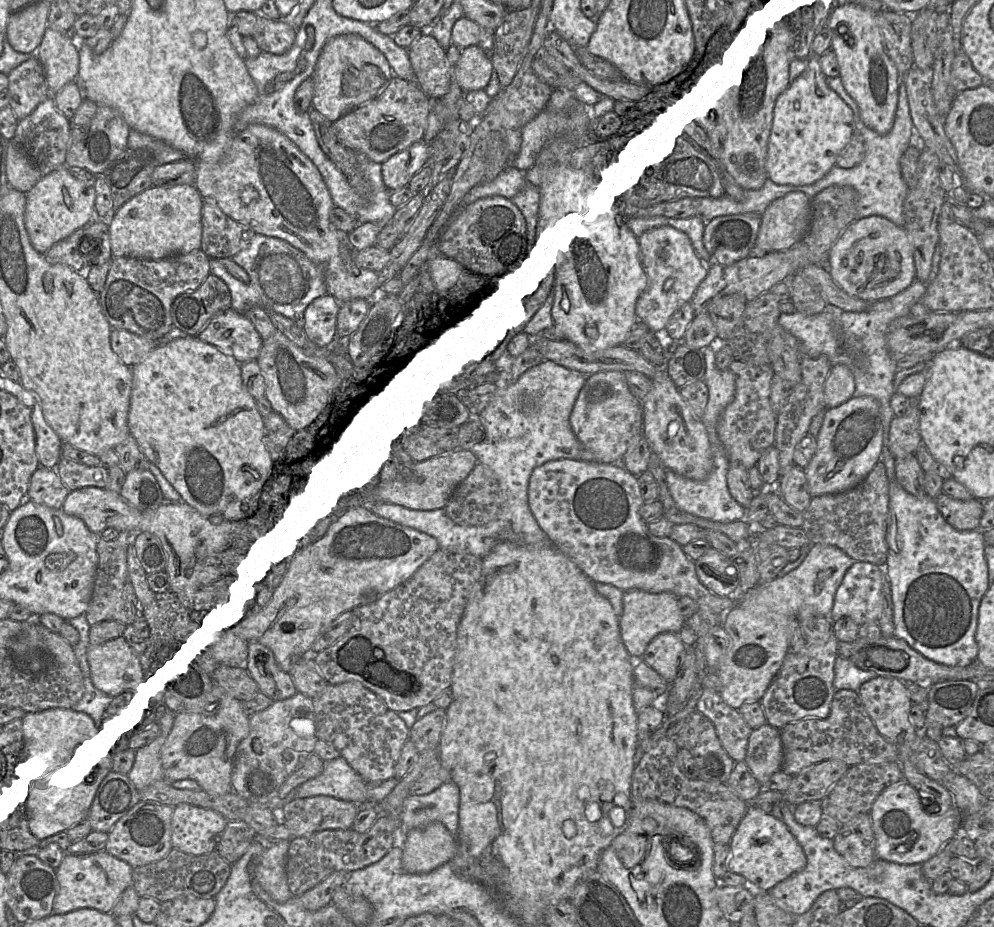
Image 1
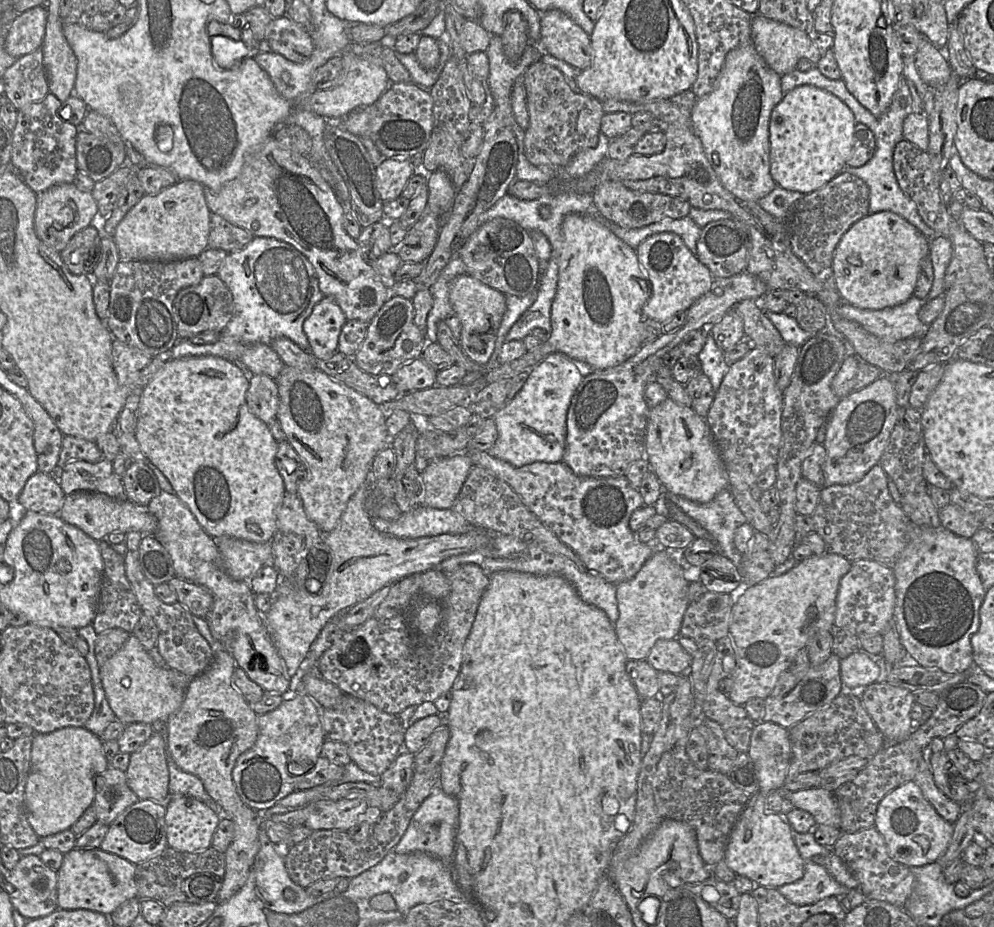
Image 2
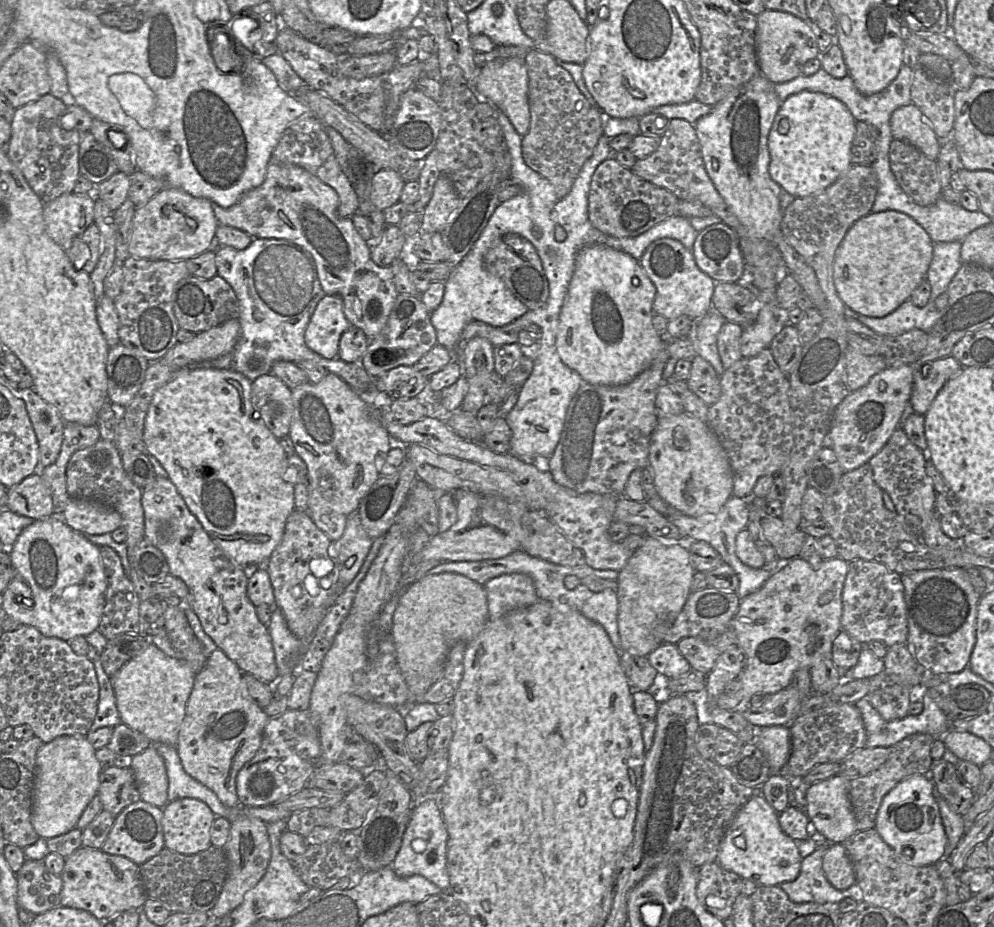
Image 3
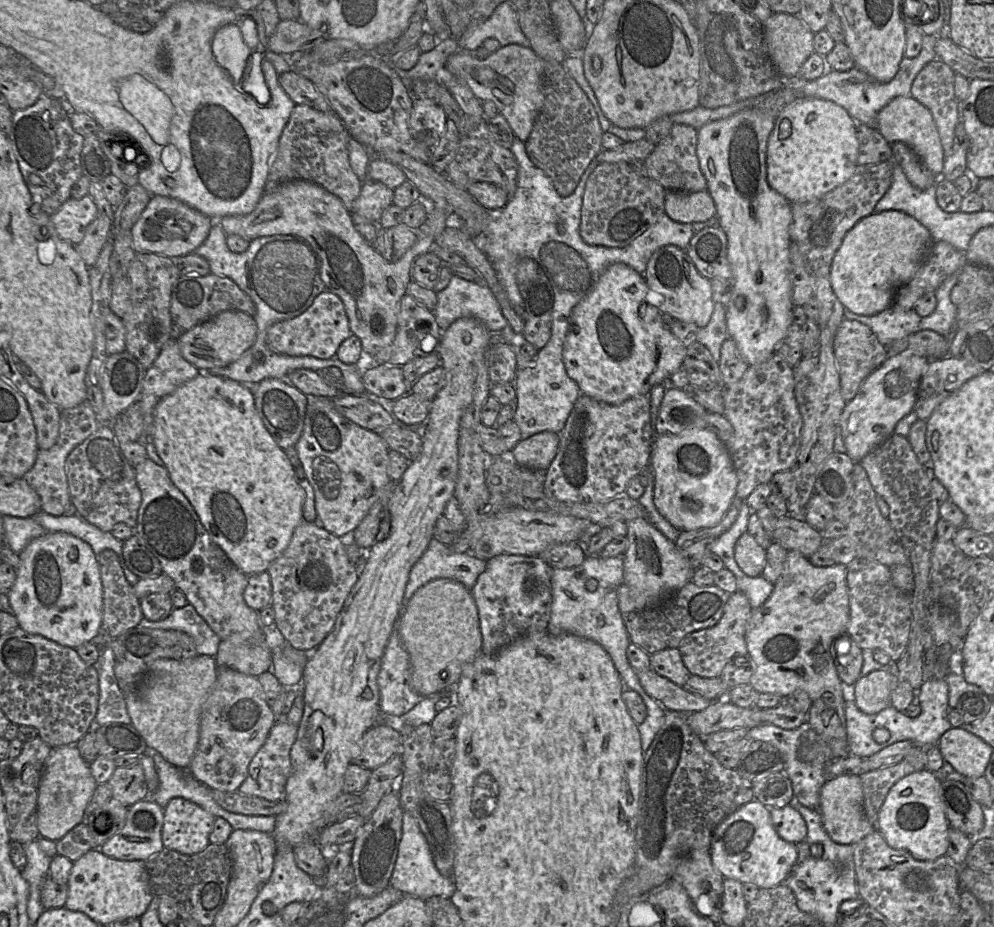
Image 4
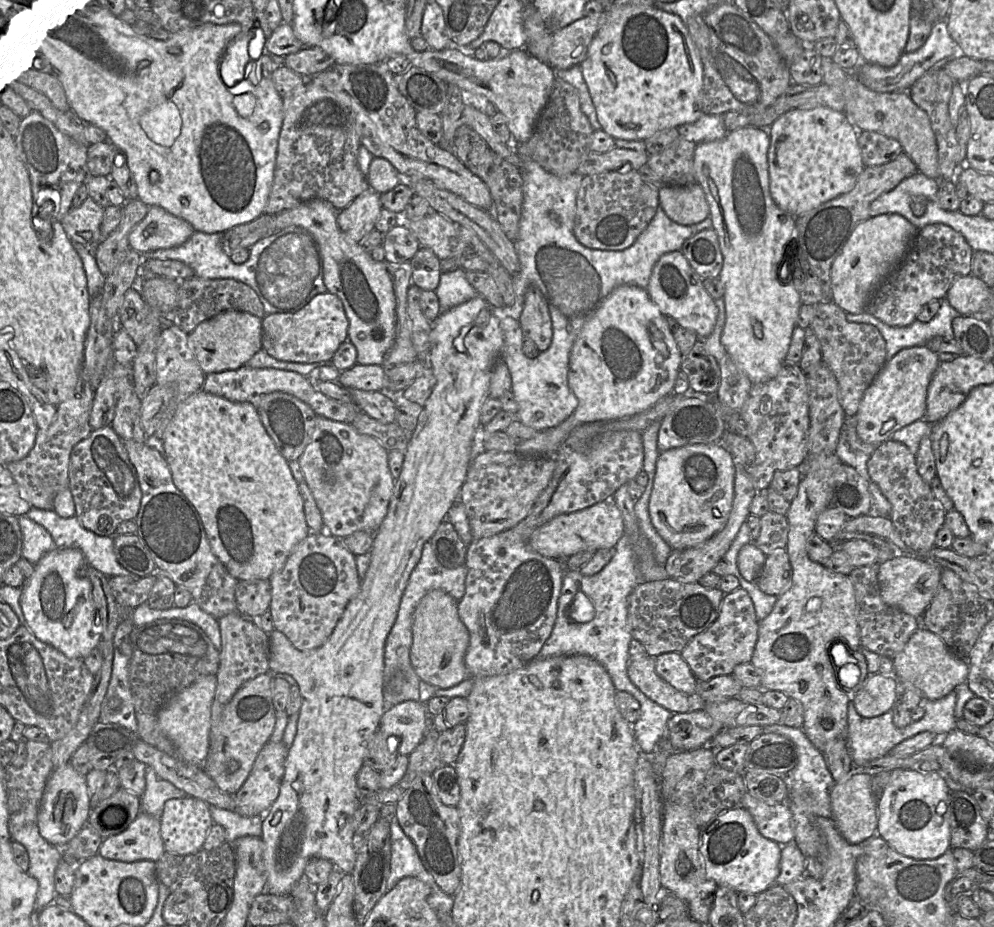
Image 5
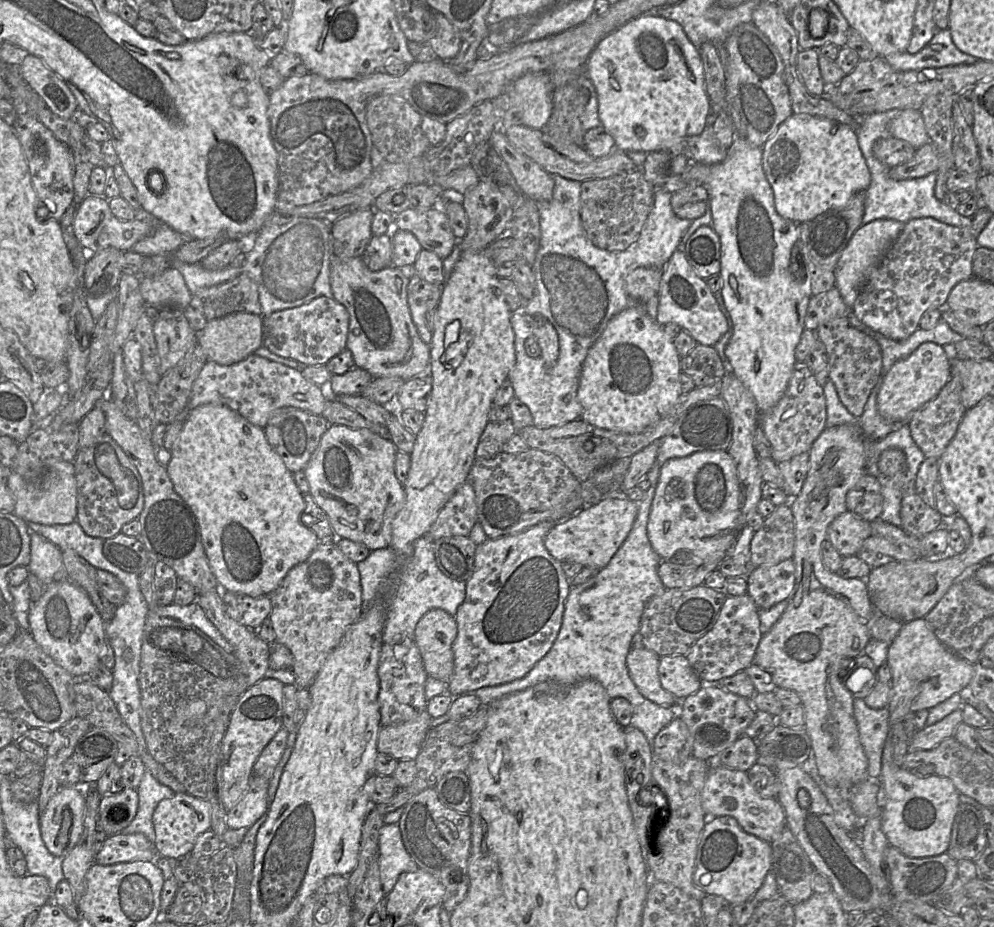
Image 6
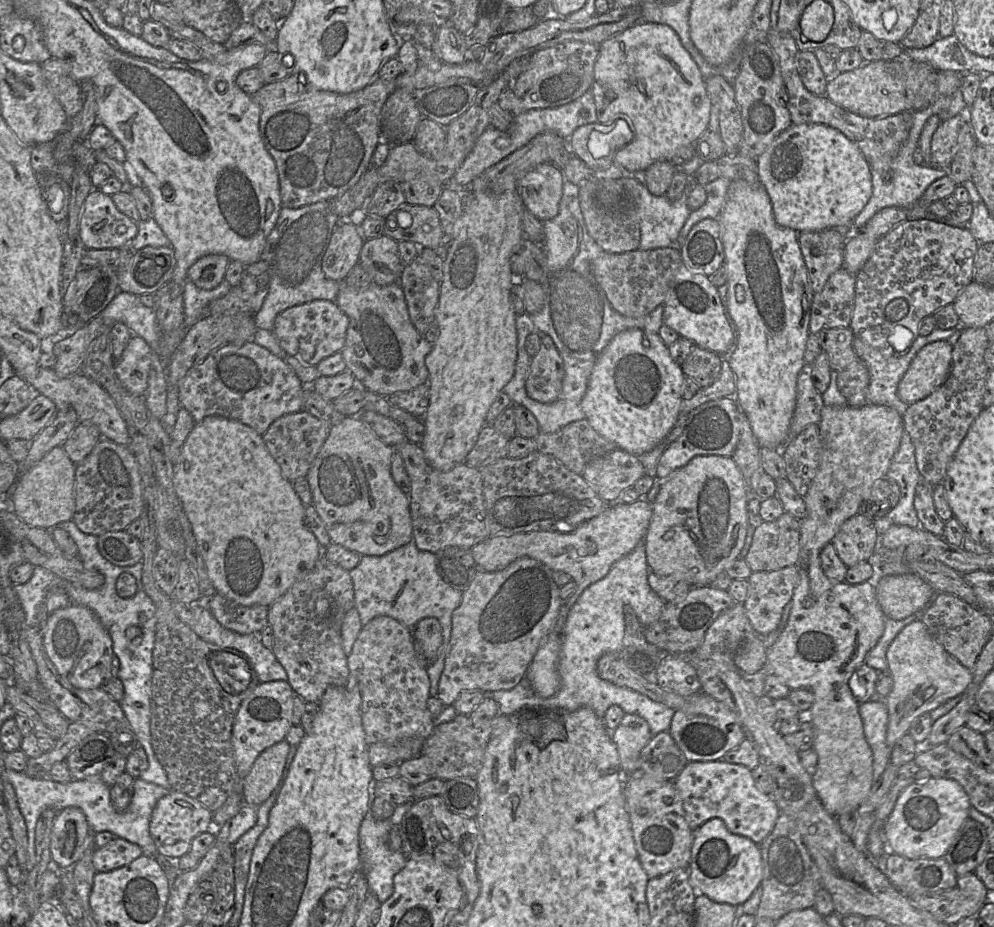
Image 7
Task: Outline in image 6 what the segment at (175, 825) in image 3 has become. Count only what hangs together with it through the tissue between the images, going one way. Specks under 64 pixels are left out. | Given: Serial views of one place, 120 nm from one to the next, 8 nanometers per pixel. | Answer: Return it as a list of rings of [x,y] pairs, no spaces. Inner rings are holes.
[[[176,793],[172,798],[161,800],[152,817],[155,829],[155,852],[165,858],[189,855],[198,838],[211,829],[211,805],[207,800],[189,793]]]

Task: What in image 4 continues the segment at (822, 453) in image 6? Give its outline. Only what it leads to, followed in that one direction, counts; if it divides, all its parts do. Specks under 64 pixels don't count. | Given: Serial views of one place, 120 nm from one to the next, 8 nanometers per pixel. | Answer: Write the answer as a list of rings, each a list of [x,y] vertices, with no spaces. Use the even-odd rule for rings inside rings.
[[[788,551],[782,575],[773,585],[773,592],[760,607],[752,608],[747,623],[746,644],[748,655],[754,662],[749,684],[758,693],[774,693],[786,698],[801,689],[812,701],[820,699],[825,692],[832,693],[835,698],[844,698],[845,687],[852,686],[846,686],[839,678],[831,648],[839,637],[847,635],[850,605],[846,577],[846,565],[817,567],[799,551]]]

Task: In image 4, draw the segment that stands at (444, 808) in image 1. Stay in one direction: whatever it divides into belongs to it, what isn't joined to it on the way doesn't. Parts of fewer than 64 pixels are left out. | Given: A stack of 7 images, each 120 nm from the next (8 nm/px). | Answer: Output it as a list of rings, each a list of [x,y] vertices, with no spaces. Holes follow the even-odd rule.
[[[403,813],[401,839],[398,846],[397,858],[390,876],[389,885],[402,891],[405,895],[427,900],[433,896],[451,898],[455,892],[453,877],[446,877],[437,870],[425,836],[416,820],[409,813]]]

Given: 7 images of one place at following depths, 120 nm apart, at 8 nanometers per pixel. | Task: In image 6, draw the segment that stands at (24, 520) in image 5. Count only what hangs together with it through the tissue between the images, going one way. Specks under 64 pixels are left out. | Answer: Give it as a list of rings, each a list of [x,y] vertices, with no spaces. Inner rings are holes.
[[[30,531],[30,563],[28,569],[42,585],[67,578],[62,551],[45,537]]]

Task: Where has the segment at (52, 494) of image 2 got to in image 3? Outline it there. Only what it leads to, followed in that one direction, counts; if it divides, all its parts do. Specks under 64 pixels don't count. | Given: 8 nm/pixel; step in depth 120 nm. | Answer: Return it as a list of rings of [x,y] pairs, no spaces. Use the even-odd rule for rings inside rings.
[[[36,473],[7,489],[6,508],[34,520],[54,515],[51,491],[41,475]]]

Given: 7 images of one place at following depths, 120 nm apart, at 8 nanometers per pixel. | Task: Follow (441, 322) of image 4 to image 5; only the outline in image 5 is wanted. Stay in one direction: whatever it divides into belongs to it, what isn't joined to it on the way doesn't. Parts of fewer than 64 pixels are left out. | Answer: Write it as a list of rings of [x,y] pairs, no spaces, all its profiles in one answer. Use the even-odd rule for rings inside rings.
[[[463,268],[442,272],[435,290],[441,313],[480,295],[466,280],[465,272]]]

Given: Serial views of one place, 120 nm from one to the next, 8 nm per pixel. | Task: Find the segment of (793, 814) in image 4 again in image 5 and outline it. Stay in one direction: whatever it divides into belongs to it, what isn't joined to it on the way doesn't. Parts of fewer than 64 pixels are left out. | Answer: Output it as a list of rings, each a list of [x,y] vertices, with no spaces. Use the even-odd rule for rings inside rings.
[[[746,792],[739,806],[747,809],[762,836],[785,845],[794,841],[794,822],[787,803],[769,805]]]

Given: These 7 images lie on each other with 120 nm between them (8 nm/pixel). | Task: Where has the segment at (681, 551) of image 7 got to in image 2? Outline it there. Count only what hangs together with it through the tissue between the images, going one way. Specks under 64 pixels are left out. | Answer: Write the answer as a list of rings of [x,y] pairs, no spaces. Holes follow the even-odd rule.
[[[670,397],[650,409],[645,438],[646,458],[665,492],[670,492],[699,503],[711,501],[718,492],[729,488],[729,478],[706,420],[691,407],[676,403]]]

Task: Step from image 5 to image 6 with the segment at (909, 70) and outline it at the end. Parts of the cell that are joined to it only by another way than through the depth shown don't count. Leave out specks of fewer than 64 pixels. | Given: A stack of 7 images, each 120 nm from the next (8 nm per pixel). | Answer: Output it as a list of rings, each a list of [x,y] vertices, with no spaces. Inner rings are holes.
[[[948,28],[938,29],[932,39],[917,53],[911,54],[905,50],[891,54],[886,59],[892,68],[899,71],[920,71],[922,69],[934,69],[958,64],[973,64],[978,60],[976,57],[962,52],[955,46]]]

